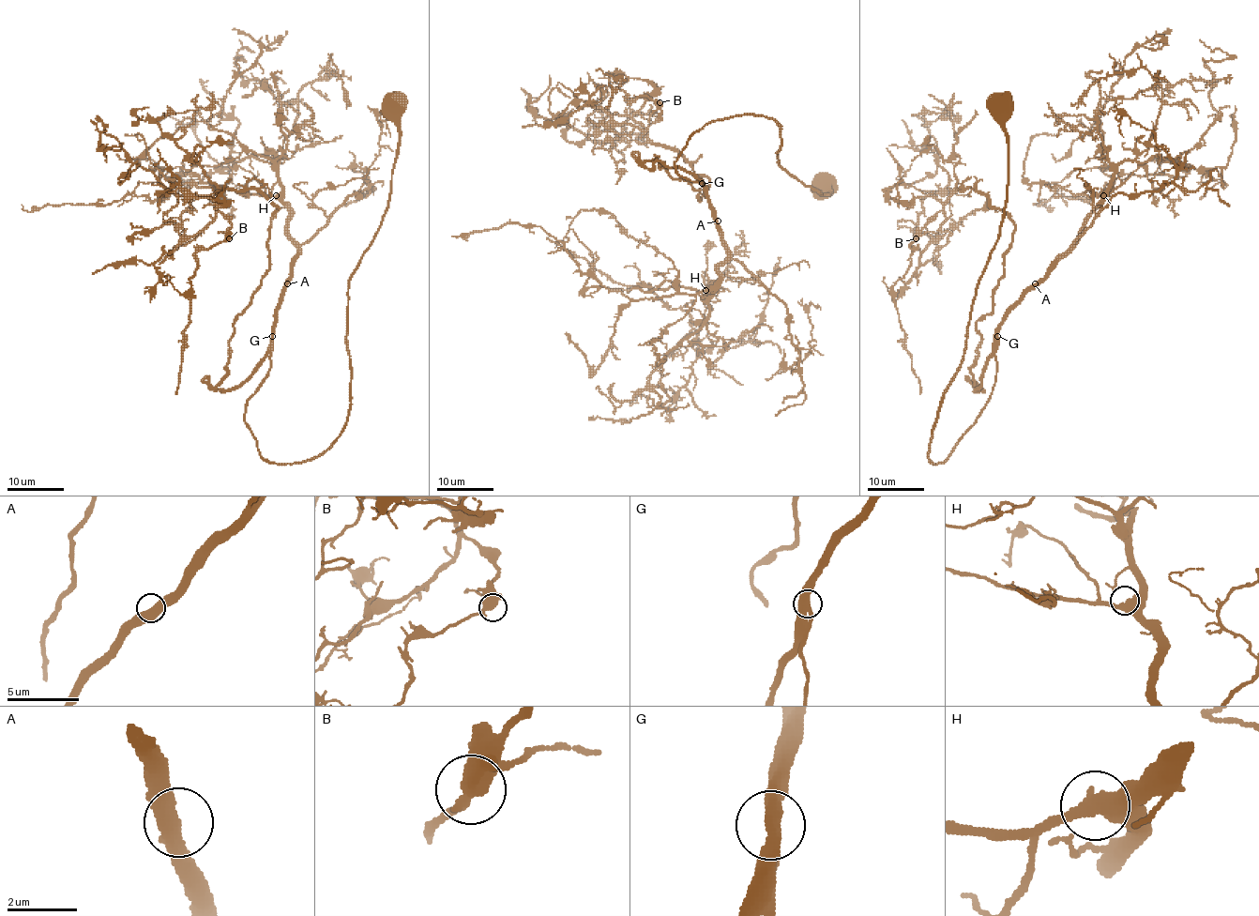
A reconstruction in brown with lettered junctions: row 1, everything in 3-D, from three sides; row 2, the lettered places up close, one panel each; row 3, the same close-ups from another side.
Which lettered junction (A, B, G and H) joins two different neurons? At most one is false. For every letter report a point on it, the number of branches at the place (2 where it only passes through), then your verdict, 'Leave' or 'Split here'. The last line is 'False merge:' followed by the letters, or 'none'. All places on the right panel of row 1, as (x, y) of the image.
A: Place: (1035, 283). Branches: 2. Leave
B: Place: (916, 238). Branches: 2. Leave
G: Place: (997, 336). Branches: 2. Leave
H: Place: (1103, 195). Branches: 2. Leave
False merge: none

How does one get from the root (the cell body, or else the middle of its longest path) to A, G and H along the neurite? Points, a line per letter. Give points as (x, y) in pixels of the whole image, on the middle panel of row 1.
A: (826, 192), (778, 162), (781, 128), (772, 119), (712, 120), (688, 139), (675, 170), (703, 182), (718, 221)
G: (826, 192), (805, 185), (778, 162), (781, 128), (755, 114), (712, 120), (688, 139), (675, 170), (702, 184)
H: (826, 192), (778, 162), (772, 119), (741, 114), (696, 130), (675, 170), (703, 182), (727, 253), (705, 290)

